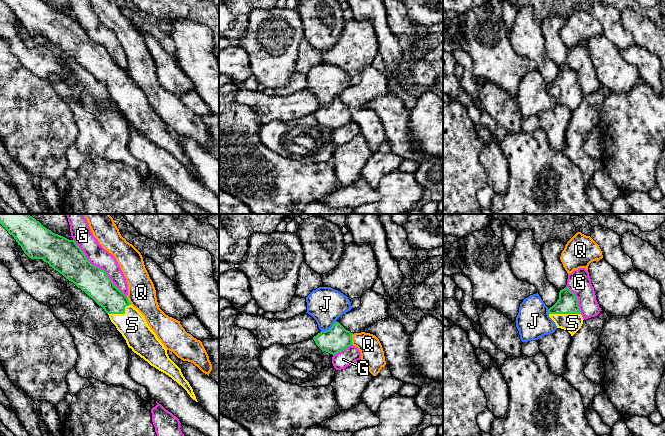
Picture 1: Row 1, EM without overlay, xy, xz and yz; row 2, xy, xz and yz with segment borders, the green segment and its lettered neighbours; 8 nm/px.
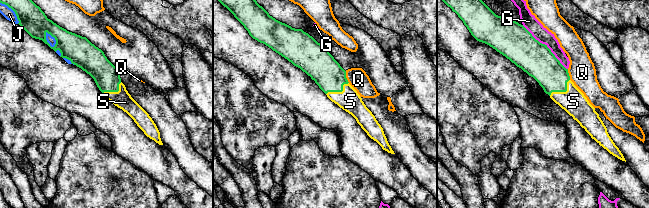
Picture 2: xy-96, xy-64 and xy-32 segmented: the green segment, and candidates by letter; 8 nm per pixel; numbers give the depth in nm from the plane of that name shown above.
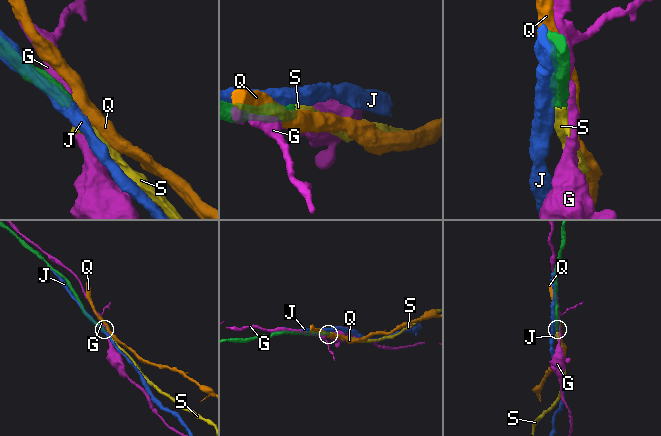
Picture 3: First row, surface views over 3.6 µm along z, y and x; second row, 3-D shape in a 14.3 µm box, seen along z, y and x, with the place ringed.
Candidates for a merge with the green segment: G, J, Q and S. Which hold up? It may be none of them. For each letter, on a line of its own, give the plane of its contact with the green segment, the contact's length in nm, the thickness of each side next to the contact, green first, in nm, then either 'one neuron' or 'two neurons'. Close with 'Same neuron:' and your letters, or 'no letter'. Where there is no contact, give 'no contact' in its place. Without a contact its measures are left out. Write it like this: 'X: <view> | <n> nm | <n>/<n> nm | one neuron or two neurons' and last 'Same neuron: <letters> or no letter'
G: xy | 650 nm | 260/160 nm | two neurons
J: xz | 150 nm | 200/280 nm | two neurons
Q: xz | 90 nm | 200/180 nm | two neurons
S: yz | 240 nm | 160/150 nm | one neuron
Same neuron: S

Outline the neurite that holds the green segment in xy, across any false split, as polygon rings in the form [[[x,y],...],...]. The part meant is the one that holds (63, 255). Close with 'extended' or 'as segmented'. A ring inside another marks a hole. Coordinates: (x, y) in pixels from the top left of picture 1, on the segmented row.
[[[0,214],[0,224],[14,237],[29,258],[42,259],[91,297],[109,315],[111,322],[134,353],[171,377],[187,391],[193,400],[198,402],[181,369],[169,358],[167,349],[150,329],[144,316],[131,305],[127,296],[114,285],[103,269],[90,263],[74,240],[53,233],[29,214]]]; extended

